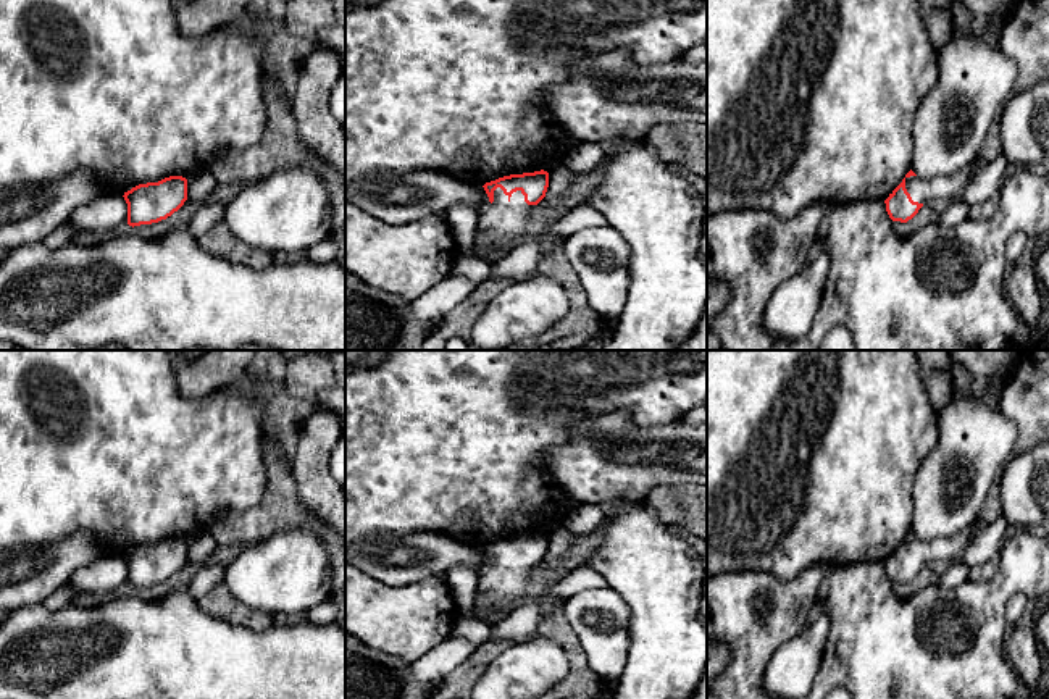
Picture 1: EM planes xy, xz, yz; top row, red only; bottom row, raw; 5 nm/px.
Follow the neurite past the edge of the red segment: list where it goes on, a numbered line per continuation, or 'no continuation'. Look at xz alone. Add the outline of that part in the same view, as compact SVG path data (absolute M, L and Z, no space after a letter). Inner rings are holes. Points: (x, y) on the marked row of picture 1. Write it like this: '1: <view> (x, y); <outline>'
1: xz (502, 223); M500 187L494 190L494 202L481 208L478 220L479 237L495 247L513 249L528 237L529 210L521 190L510 197Z

